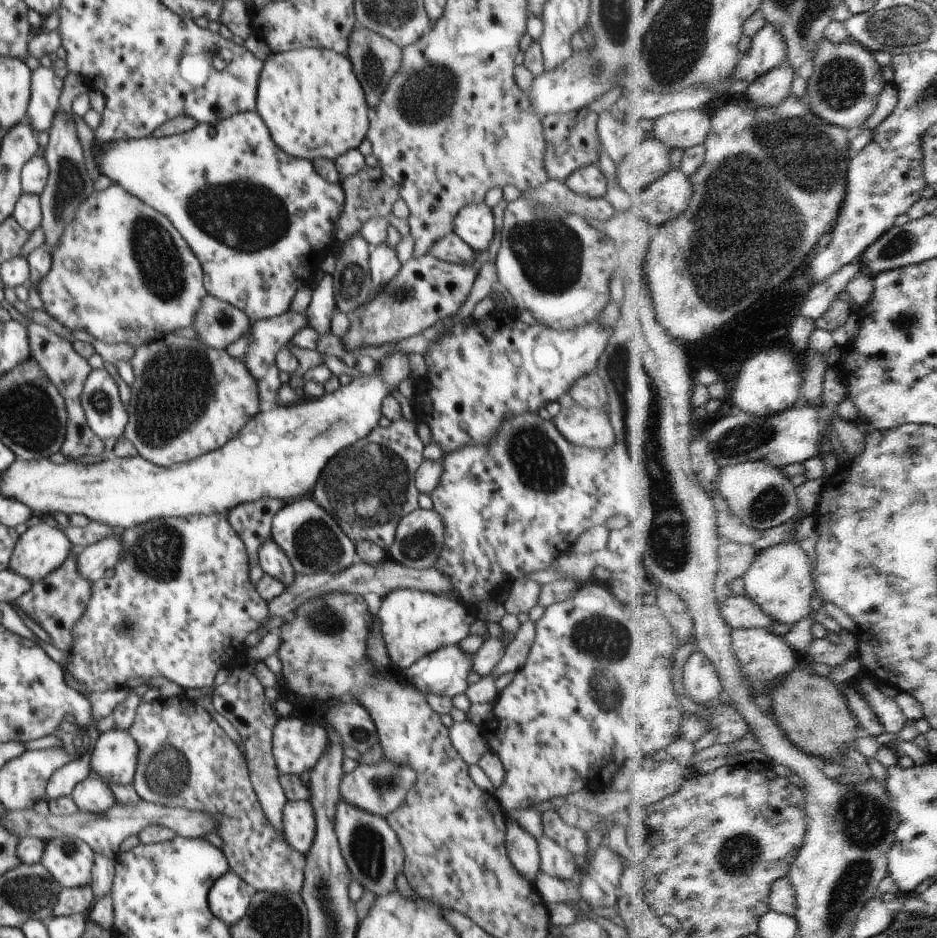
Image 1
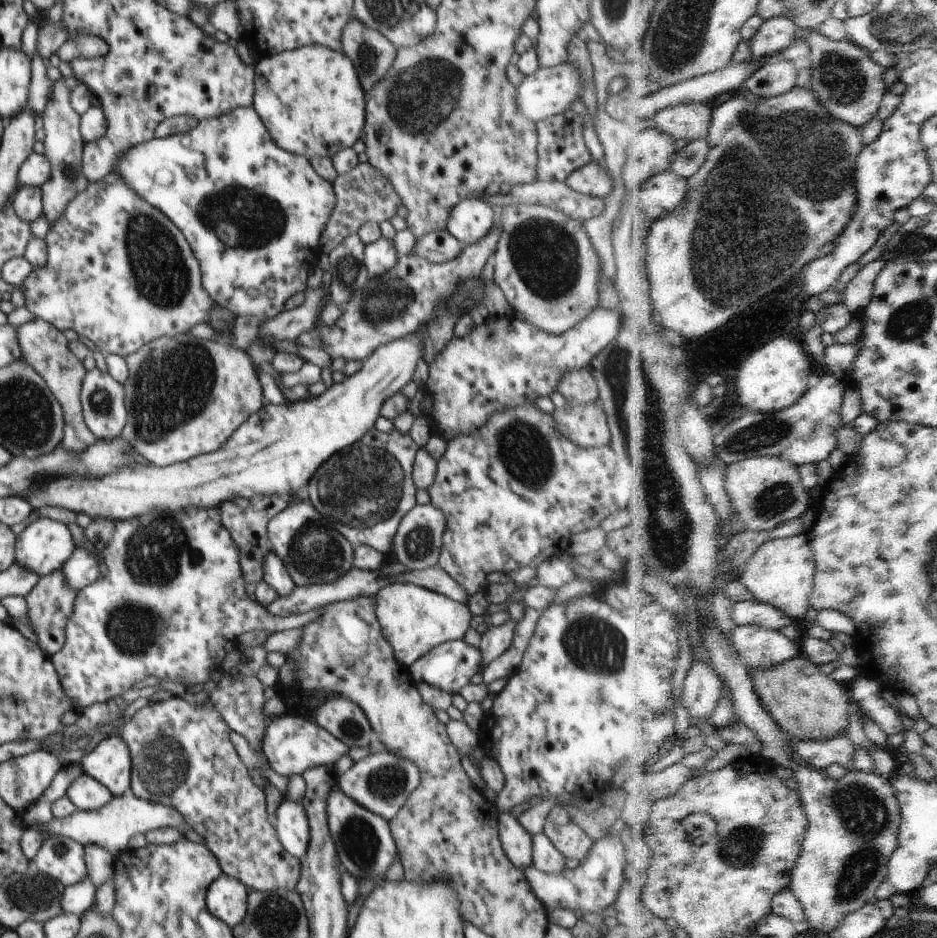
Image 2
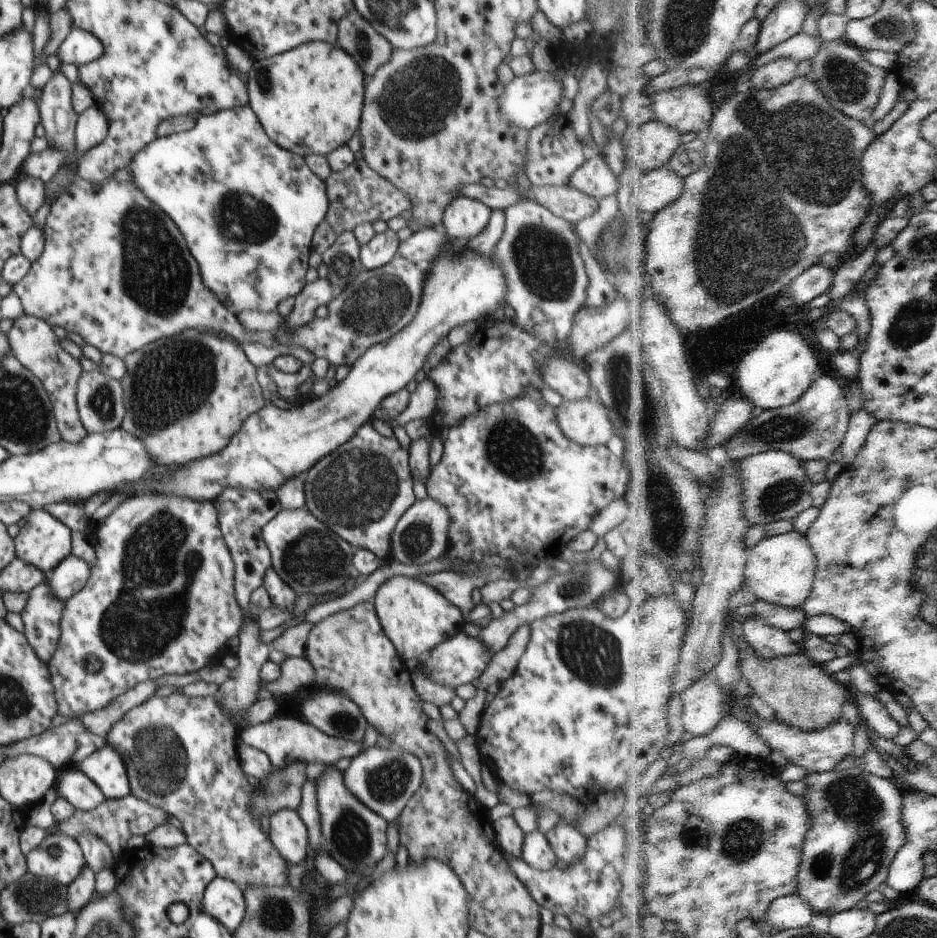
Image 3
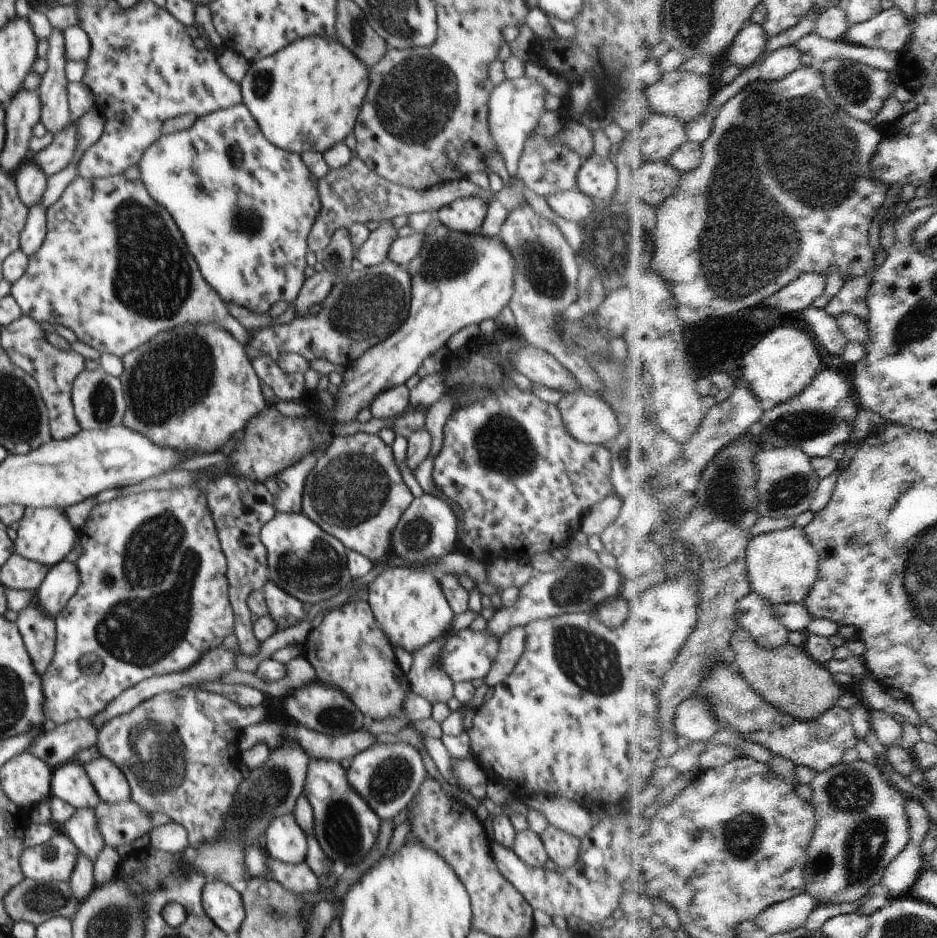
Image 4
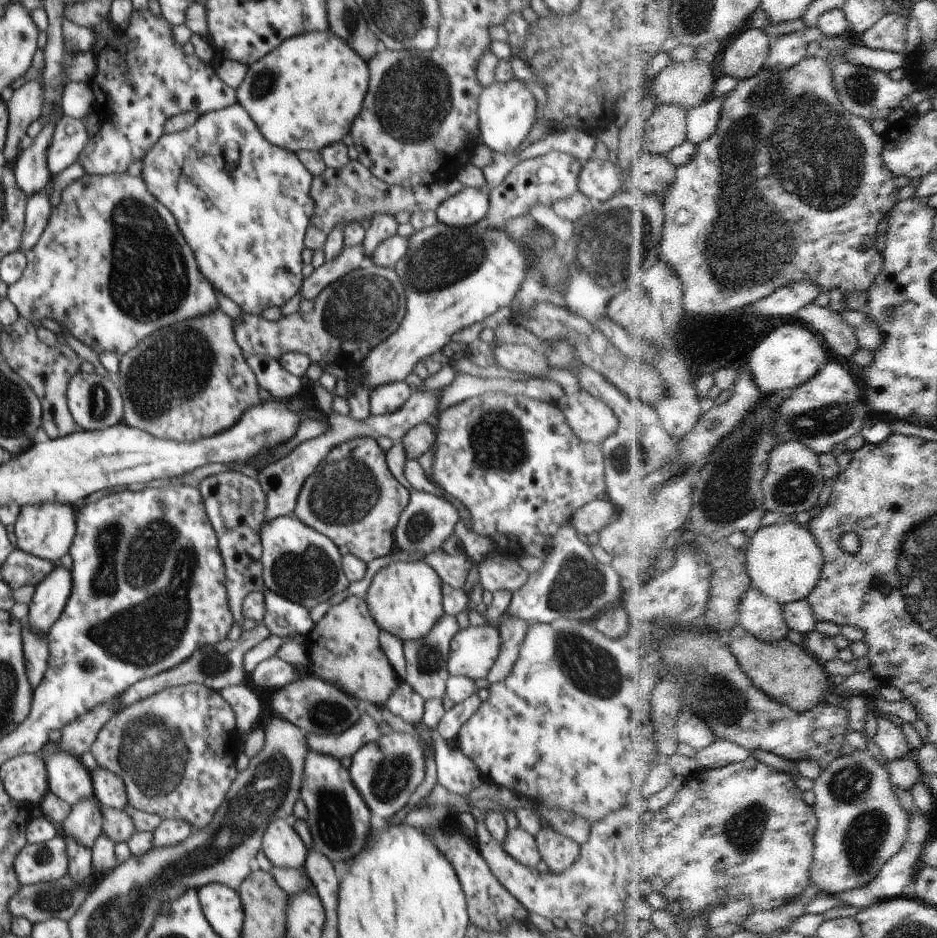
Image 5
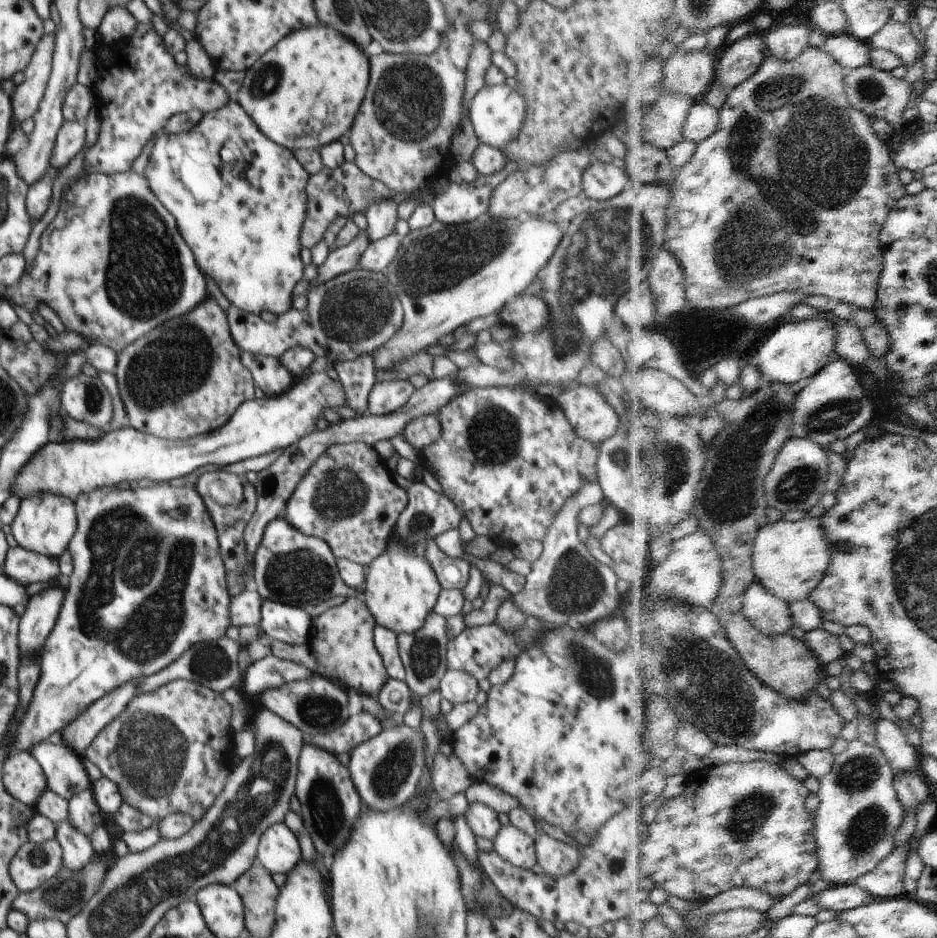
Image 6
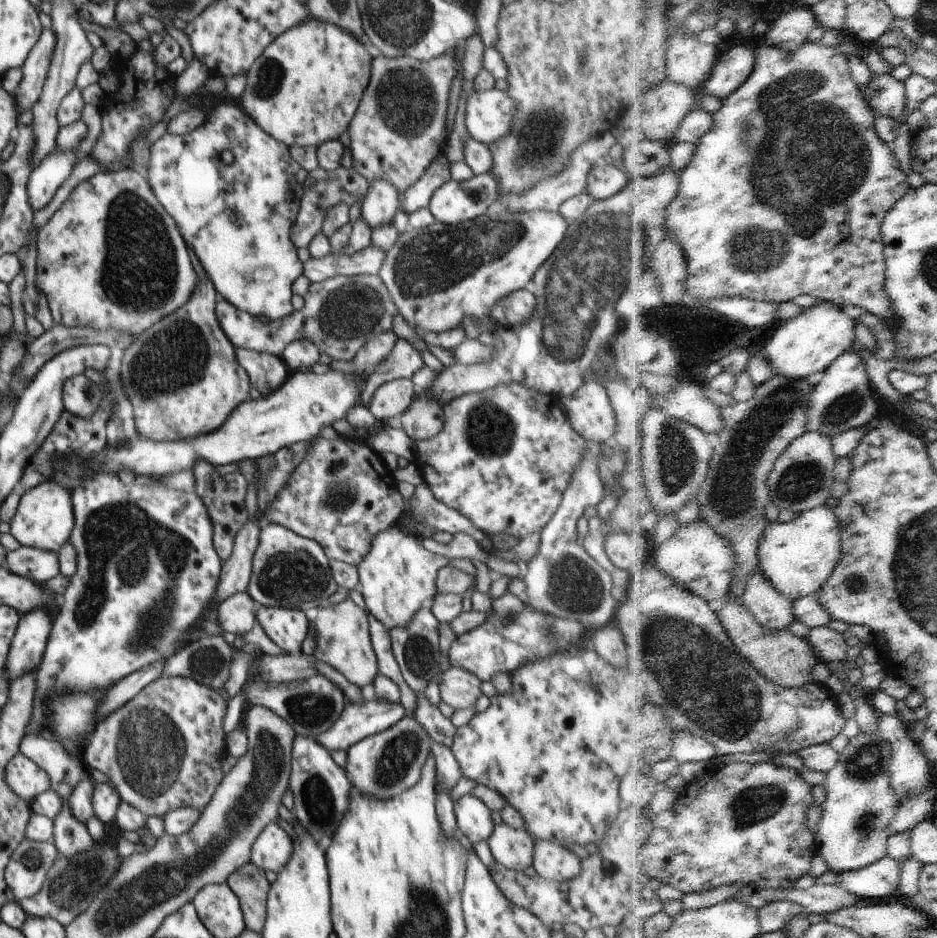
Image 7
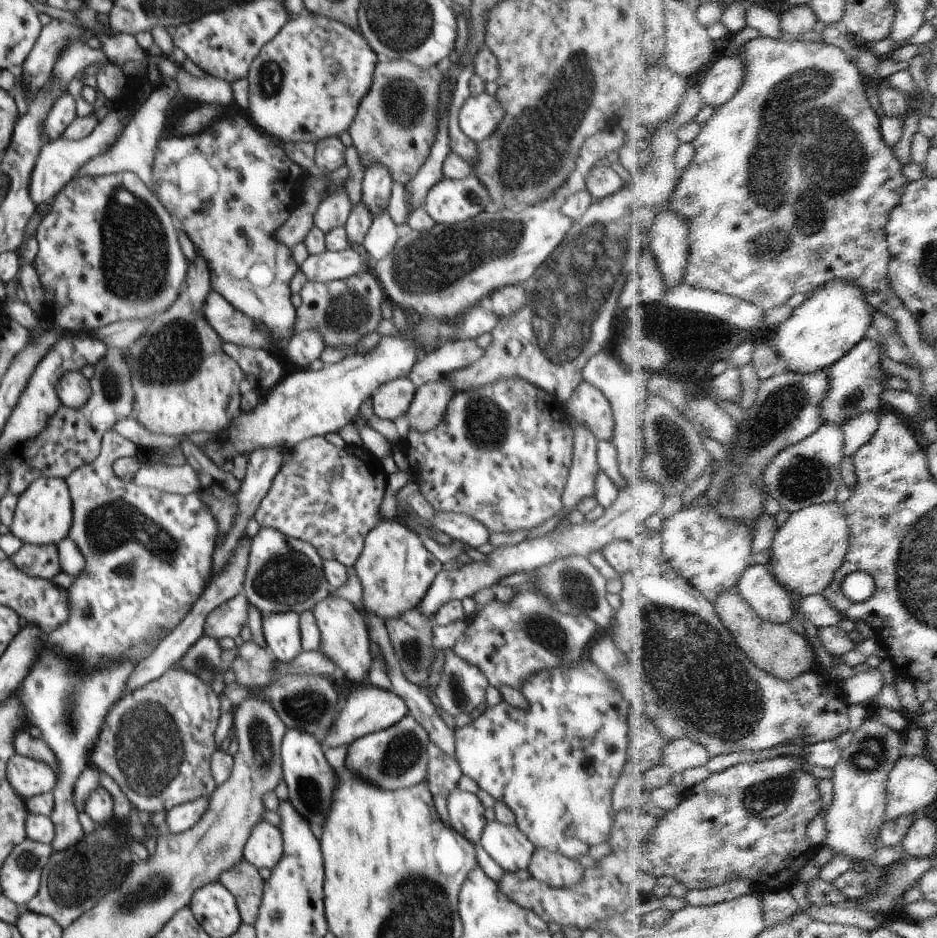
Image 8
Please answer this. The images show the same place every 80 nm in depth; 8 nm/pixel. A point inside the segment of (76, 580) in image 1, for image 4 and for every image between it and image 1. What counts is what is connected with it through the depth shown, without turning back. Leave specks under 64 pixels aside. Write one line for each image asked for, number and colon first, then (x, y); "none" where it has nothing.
2: (50, 603)
3: (41, 616)
4: (38, 628)

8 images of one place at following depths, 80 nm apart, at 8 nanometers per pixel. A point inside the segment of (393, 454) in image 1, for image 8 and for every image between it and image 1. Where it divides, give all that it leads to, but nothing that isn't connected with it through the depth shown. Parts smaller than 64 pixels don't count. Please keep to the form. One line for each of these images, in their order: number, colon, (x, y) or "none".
2: (372, 488)
3: (371, 488)
4: (356, 493)
5: (352, 497)
6: (349, 498)
7: (341, 495)
8: (330, 496)

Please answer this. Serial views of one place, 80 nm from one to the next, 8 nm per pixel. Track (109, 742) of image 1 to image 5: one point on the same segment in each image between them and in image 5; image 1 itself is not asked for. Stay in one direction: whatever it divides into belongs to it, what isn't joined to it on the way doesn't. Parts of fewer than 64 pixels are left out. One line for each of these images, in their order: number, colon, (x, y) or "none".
2: (109, 760)
3: (105, 766)
4: (111, 783)
5: (110, 790)

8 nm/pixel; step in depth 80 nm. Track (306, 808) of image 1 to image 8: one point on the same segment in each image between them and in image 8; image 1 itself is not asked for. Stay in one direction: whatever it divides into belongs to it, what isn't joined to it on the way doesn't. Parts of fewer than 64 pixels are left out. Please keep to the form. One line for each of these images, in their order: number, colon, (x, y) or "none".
2: (292, 825)
3: (287, 831)
4: (285, 840)
5: (281, 844)
6: (279, 850)
7: (274, 846)
8: (264, 848)

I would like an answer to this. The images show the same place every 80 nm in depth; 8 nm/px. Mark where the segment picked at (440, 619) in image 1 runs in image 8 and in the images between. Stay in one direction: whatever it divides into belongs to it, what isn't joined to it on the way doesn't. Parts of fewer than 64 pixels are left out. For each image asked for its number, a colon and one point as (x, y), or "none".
2: (413, 619)
3: (415, 617)
4: (409, 604)
5: (405, 599)
6: (400, 590)
7: (398, 577)
8: (396, 570)

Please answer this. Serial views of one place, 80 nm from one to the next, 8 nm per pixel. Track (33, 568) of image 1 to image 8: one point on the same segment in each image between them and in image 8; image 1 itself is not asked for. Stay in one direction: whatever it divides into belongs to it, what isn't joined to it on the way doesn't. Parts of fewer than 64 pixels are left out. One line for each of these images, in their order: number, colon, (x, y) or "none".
2: (45, 545)
3: (43, 542)
4: (45, 536)
5: (47, 531)
6: (44, 524)
7: (44, 519)
8: (43, 515)

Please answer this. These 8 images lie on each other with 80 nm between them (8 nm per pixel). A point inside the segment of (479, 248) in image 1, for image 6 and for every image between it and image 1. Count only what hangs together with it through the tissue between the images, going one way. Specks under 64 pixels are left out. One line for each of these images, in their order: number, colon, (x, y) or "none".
2: (470, 220)
3: (465, 217)
4: (466, 215)
5: (469, 207)
6: (458, 204)

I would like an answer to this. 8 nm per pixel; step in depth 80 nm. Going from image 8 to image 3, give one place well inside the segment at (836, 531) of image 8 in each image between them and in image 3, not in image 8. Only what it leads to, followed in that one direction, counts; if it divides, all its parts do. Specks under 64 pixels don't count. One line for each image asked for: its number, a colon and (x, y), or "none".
3: (783, 570)
4: (784, 566)
5: (786, 561)
6: (791, 559)
7: (800, 557)

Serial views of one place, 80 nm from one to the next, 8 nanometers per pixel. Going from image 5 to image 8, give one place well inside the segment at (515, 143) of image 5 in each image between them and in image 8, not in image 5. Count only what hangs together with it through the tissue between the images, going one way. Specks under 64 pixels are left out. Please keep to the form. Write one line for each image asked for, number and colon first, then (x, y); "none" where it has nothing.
6: (497, 113)
7: (489, 114)
8: (479, 116)

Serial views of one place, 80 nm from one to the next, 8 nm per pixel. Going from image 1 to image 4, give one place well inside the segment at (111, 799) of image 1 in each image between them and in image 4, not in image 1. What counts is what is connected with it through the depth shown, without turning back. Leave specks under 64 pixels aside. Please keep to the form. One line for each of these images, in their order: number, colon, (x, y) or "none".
2: (88, 794)
3: (72, 784)
4: (70, 782)

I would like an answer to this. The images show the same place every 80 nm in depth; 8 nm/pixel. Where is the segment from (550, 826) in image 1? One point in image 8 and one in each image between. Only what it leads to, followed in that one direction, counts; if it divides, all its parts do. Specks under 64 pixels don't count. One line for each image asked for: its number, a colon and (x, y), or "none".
2: (571, 840)
3: (568, 843)
4: (563, 848)
5: (558, 851)
6: (557, 858)
7: (552, 861)
8: (556, 870)

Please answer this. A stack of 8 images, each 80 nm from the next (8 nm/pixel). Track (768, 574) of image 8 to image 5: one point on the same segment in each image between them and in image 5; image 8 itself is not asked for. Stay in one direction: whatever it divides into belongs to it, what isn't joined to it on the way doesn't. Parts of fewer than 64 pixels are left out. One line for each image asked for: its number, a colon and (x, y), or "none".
5: (764, 616)
6: (771, 614)
7: (775, 610)

